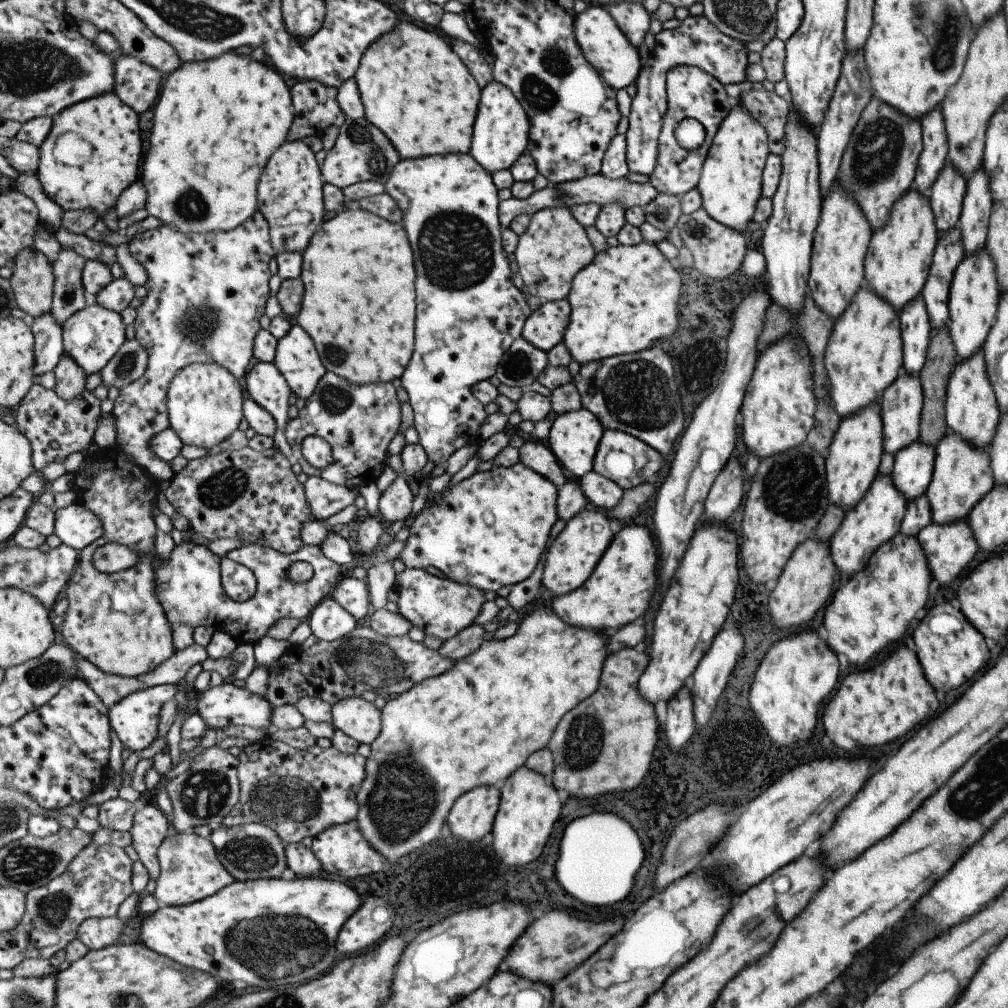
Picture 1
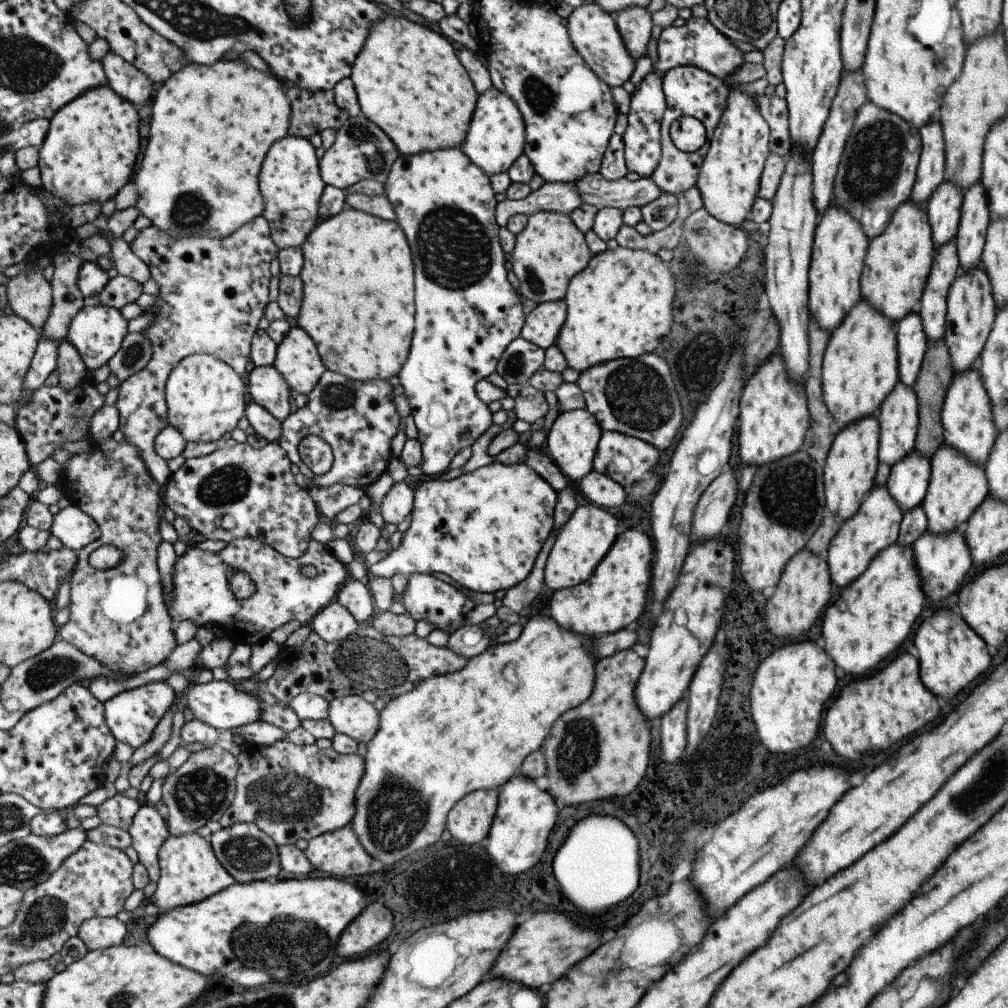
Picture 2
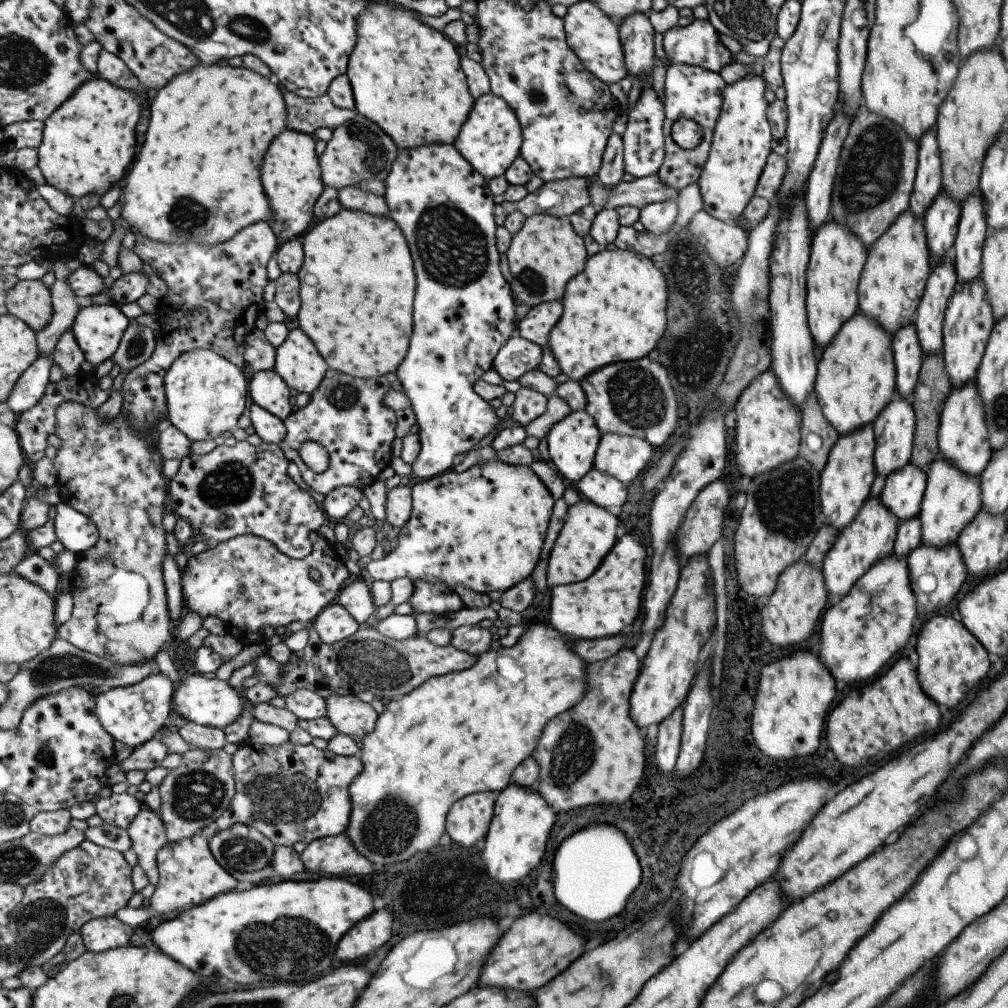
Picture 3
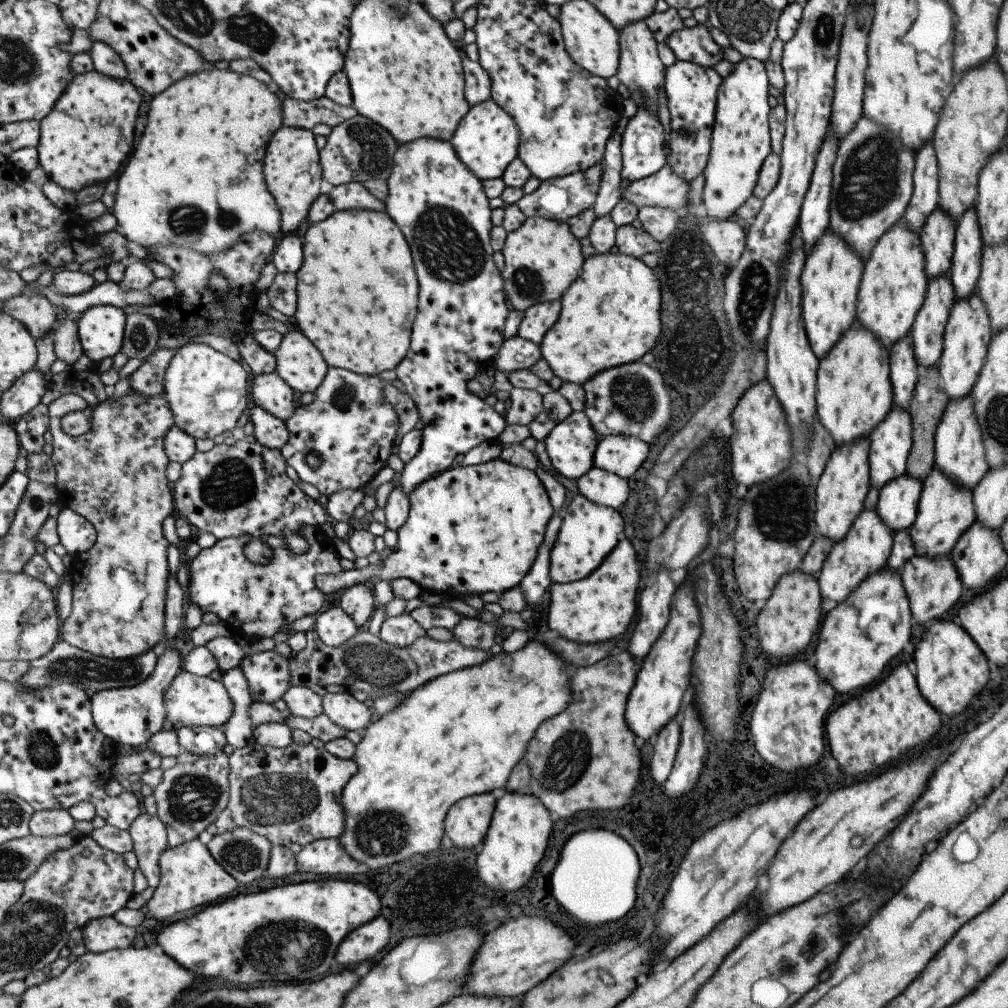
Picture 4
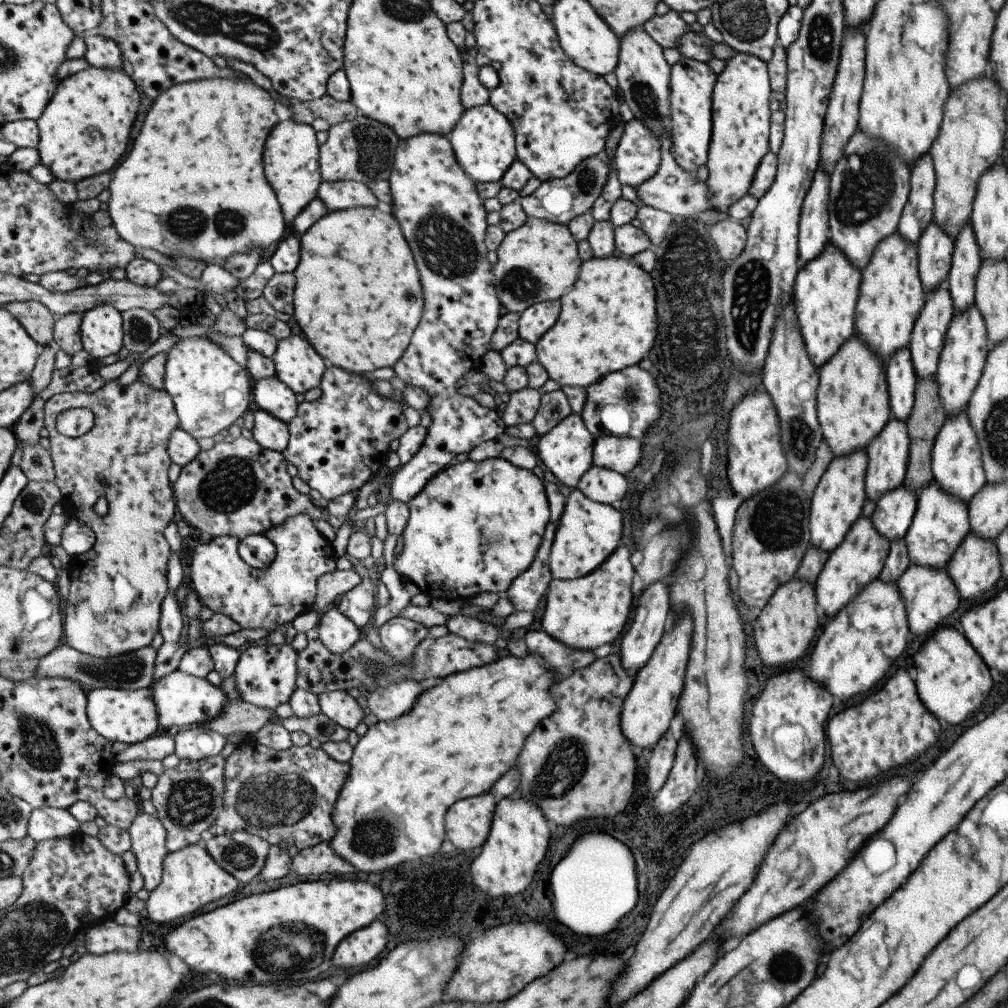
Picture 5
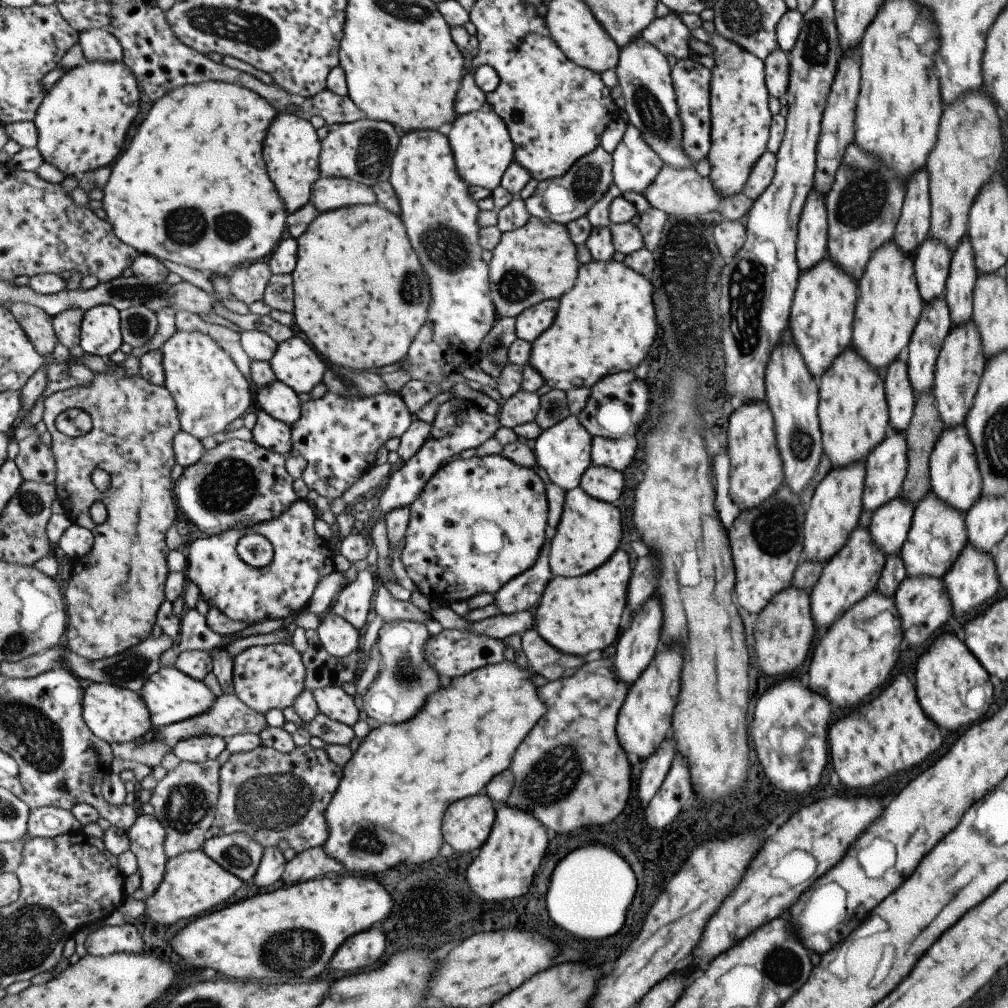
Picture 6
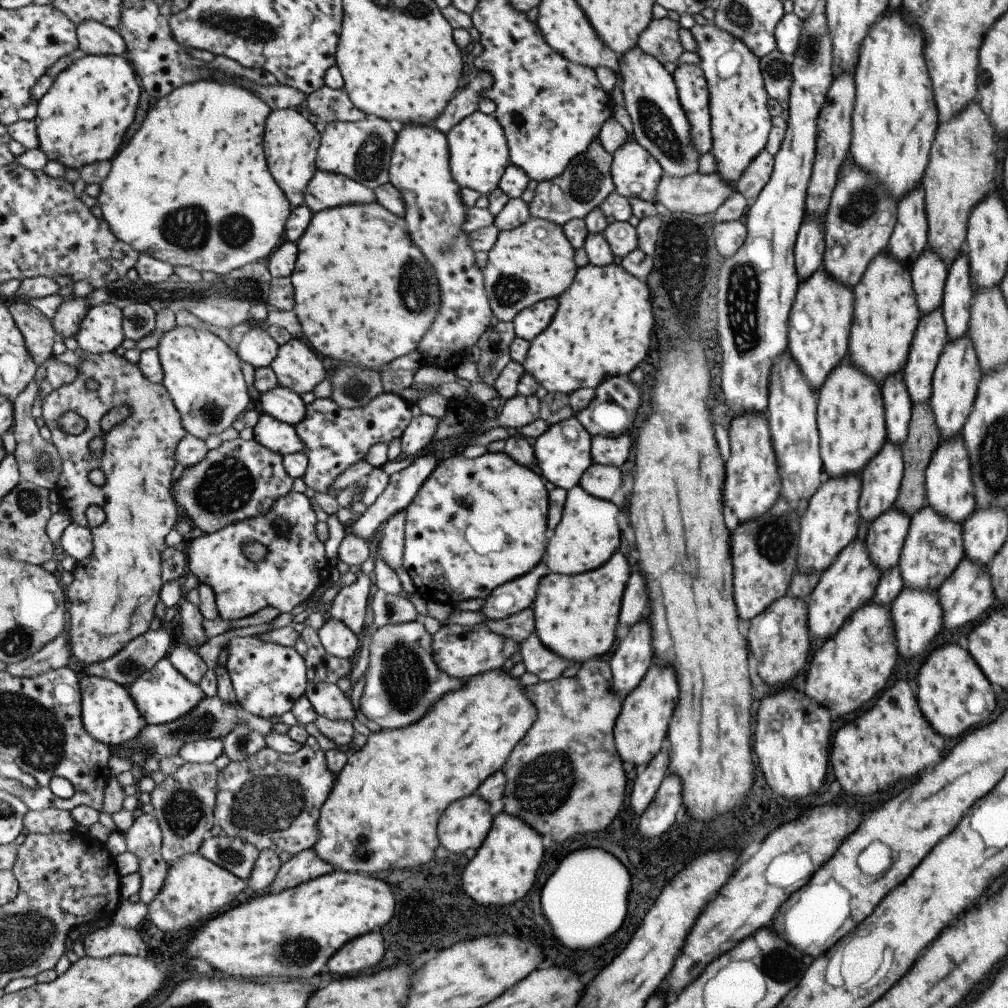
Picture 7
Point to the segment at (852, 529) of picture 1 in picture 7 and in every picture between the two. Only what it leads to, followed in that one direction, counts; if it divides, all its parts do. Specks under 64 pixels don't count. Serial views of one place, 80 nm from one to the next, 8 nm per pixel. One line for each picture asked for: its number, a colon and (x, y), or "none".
2: (874, 526)
3: (870, 536)
4: (864, 549)
5: (858, 560)
6: (852, 572)
7: (849, 582)

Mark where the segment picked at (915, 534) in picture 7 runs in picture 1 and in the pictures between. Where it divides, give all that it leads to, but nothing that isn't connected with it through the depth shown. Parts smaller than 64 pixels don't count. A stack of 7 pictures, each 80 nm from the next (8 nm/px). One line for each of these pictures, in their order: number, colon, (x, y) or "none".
1: (962, 474)
2: (956, 487)
3: (951, 498)
4: (944, 510)
5: (940, 521)
6: (937, 533)

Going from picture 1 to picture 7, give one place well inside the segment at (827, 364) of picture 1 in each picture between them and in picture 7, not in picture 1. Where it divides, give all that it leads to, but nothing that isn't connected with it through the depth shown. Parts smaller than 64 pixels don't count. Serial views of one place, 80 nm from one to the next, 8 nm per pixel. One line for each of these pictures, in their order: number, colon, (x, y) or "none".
2: (859, 366)
3: (855, 377)
4: (853, 393)
5: (852, 407)
6: (852, 412)
7: (849, 414)

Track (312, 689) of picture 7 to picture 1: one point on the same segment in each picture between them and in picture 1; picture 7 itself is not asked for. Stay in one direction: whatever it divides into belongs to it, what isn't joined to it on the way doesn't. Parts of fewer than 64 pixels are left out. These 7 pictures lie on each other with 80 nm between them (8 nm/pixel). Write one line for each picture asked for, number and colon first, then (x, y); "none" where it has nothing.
1: (359, 718)
2: (353, 715)
3: (351, 716)
4: (343, 709)
5: (341, 707)
6: (336, 703)

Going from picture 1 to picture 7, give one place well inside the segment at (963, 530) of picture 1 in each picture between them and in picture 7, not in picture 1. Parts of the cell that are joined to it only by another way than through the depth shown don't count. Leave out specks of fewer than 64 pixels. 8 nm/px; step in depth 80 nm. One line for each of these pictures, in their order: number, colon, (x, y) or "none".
2: (942, 560)
3: (936, 573)
4: (932, 585)
5: (929, 595)
6: (921, 603)
7: (916, 615)

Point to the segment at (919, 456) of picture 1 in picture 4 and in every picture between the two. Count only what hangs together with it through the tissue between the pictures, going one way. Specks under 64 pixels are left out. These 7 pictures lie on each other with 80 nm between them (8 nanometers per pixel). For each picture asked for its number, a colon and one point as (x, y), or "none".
2: (907, 481)
3: (903, 489)
4: (897, 501)

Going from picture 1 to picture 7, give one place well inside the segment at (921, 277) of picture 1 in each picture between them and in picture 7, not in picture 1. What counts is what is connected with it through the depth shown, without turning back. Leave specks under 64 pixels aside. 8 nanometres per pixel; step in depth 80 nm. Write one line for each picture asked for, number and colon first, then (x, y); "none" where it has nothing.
2: (897, 261)
3: (891, 283)
4: (893, 283)
5: (890, 295)
6: (888, 305)
7: (885, 314)

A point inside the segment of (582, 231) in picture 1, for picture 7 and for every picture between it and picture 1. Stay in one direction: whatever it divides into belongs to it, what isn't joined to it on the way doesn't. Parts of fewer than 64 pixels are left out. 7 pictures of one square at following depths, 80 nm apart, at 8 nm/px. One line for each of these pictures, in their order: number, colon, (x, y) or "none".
2: (552, 249)
3: (548, 252)
4: (543, 258)
5: (541, 261)
6: (539, 261)
7: (536, 261)

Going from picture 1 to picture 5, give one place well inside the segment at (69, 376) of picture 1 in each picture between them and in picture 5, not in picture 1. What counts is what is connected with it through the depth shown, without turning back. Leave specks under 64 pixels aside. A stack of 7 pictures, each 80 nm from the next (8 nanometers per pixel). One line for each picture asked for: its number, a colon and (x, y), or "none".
2: (72, 368)
3: (68, 354)
4: (69, 348)
5: (68, 328)

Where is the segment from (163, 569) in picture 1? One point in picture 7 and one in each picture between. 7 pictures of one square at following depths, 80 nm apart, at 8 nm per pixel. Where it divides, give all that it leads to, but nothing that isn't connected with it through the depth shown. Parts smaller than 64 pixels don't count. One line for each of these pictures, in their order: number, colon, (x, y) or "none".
2: (202, 594)
3: (247, 582)
4: (256, 600)
5: (254, 598)
6: (253, 595)
7: (296, 566)

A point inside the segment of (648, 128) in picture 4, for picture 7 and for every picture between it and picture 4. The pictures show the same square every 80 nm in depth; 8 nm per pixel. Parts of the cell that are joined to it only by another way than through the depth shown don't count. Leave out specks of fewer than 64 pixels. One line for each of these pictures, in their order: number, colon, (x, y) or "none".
5: (637, 153)
6: (635, 165)
7: (634, 172)

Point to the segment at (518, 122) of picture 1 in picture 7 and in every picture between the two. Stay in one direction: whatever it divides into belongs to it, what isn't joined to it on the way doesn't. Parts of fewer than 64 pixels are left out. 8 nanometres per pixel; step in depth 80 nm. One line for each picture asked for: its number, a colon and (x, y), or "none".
2: (496, 139)
3: (492, 138)
4: (488, 140)
5: (485, 142)
6: (483, 146)
7: (480, 153)

